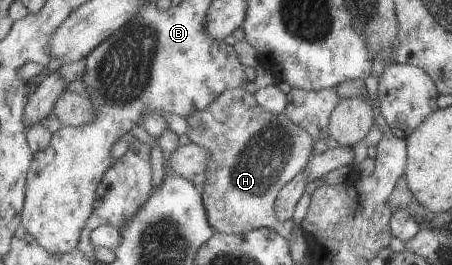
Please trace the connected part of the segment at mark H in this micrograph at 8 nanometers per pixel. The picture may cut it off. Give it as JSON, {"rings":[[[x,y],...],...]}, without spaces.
{"rings":[[[244,88],[226,90],[205,110],[186,118],[189,139],[209,151],[211,160],[202,188],[209,222],[222,234],[242,235],[260,228],[278,230],[289,241],[296,225],[280,221],[275,203],[280,192],[304,171],[316,143],[288,114],[273,114]]]}

